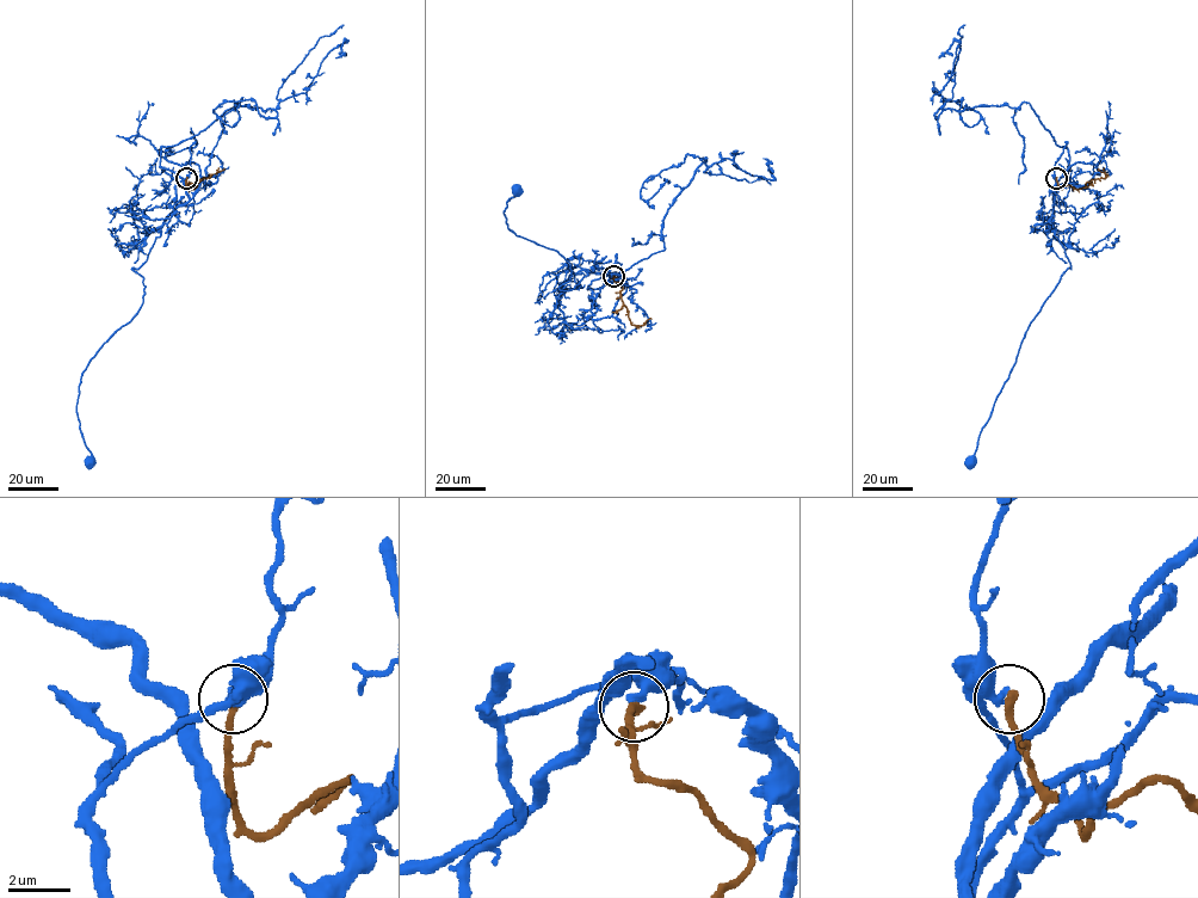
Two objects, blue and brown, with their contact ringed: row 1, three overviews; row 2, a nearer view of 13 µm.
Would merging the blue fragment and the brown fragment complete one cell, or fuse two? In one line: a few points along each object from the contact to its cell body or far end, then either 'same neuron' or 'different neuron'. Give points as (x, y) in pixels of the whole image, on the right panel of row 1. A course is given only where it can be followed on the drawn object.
course blue (1056, 178), (1051, 231), (1072, 268), (1062, 274), (1030, 323), (970, 463); course brown (1056, 178), (1062, 189), (1068, 184), (1080, 189), (1088, 182), (1105, 177), (1099, 168); different neuron

